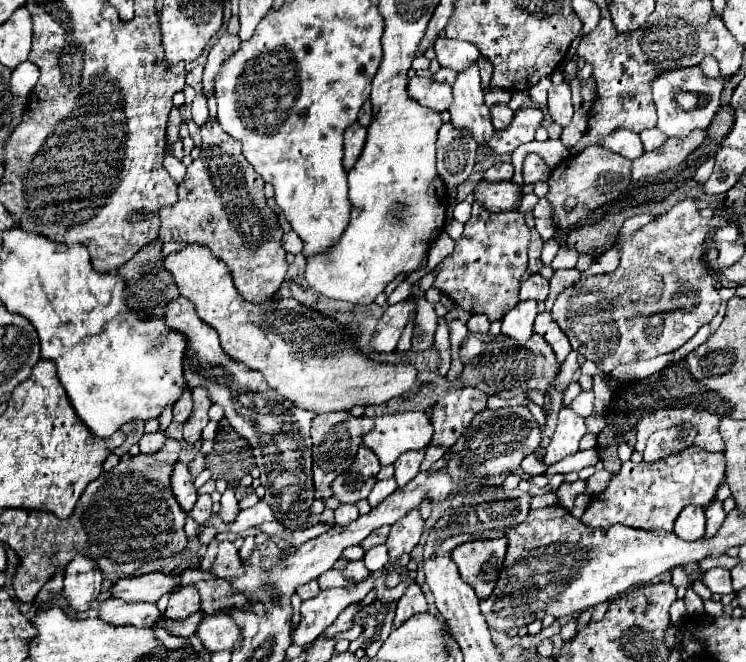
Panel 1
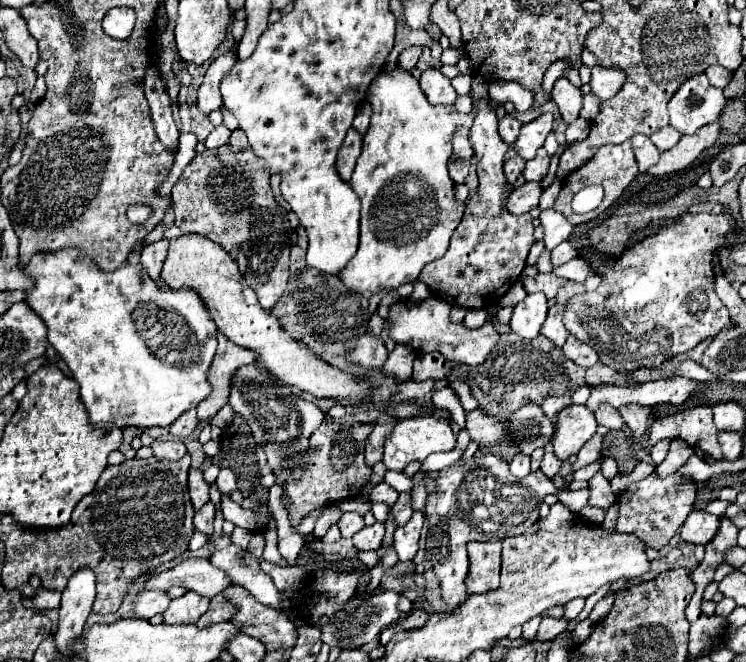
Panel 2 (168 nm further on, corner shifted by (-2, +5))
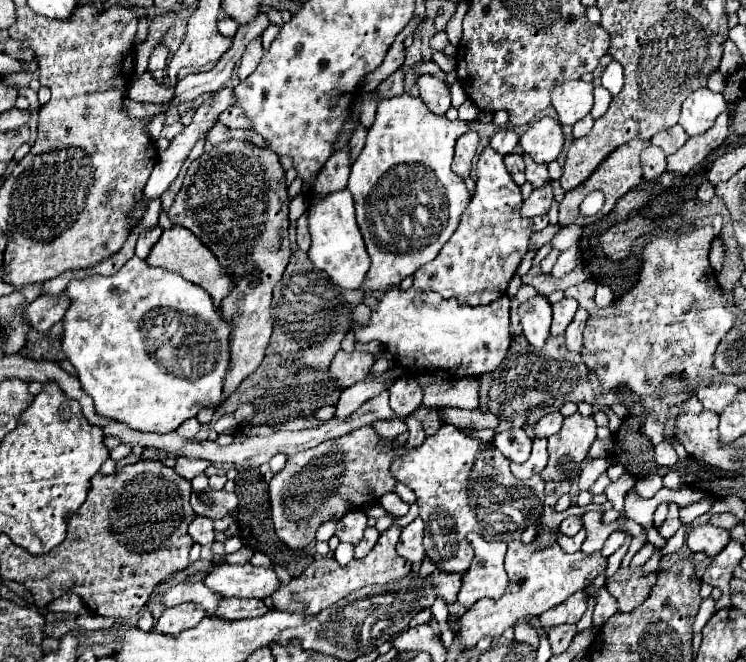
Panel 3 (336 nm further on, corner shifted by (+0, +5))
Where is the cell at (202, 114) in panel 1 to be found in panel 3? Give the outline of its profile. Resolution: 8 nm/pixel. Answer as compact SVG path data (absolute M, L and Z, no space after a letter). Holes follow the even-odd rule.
M236 106L226 108L226 110L220 114L218 120L220 120L224 126L228 126L228 128L250 128L250 126L246 126L246 118L244 118L242 110L238 110Z

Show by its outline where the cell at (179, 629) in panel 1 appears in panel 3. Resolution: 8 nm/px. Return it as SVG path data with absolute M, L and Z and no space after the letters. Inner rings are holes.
M222 598L214 616L224 620L240 620L240 618L264 616L266 612L268 606L258 598Z

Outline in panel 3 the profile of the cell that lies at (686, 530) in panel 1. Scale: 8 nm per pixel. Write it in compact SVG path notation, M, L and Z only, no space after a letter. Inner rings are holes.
M708 522L694 526L686 536L686 544L692 552L704 552L710 558L718 554L718 550L722 550L722 546L726 546L728 540L730 540L730 534L726 530L712 526Z

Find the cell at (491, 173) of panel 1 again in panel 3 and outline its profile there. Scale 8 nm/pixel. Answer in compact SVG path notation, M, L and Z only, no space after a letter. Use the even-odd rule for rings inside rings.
M506 154L504 156L504 164L512 176L512 180L522 186L526 180L524 180L524 158L522 154Z

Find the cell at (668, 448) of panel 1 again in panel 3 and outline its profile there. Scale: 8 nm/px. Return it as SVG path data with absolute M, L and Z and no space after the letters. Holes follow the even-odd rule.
M660 442L660 444L654 448L654 456L656 456L656 462L658 462L660 466L668 466L668 468L674 466L676 460L678 460L674 448L672 448L670 444L666 444L666 442Z

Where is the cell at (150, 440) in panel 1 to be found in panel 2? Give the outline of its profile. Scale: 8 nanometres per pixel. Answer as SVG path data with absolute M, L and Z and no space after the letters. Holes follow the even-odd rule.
M154 442L152 444L156 458L168 458L168 460L180 460L186 454L186 446L182 442Z

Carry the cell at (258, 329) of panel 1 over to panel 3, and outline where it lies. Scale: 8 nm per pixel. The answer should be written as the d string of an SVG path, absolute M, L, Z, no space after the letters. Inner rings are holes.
M172 226L170 230L164 230L160 240L156 242L150 258L146 258L146 262L154 268L164 268L168 272L178 272L178 274L182 274L184 280L198 284L200 288L204 288L212 296L212 302L214 302L216 308L234 288L232 278L228 274L220 274L220 272L226 272L226 270L220 266L218 258L214 258L214 254L206 246L202 246L202 242L190 230L186 230L182 226Z

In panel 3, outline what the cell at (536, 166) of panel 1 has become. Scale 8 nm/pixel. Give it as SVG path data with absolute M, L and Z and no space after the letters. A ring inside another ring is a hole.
M524 158L526 162L526 180L534 186L534 188L540 188L544 184L550 182L550 176L548 176L548 166L546 164L538 164L530 158Z

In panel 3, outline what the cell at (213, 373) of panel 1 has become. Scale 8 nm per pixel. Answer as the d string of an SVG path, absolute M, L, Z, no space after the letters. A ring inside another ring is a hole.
M158 226L152 228L152 230L142 232L138 242L136 242L136 256L138 258L146 258L150 254L150 250L154 248L154 244L160 240L160 234L162 234L162 230Z

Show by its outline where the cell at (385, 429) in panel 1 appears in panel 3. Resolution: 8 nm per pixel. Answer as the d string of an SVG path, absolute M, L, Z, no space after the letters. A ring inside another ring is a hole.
M442 424L432 436L426 436L422 446L404 450L402 456L394 458L390 472L414 490L420 518L426 524L426 556L440 560L436 568L442 572L464 574L470 568L474 550L466 544L468 532L478 532L486 540L512 542L520 540L522 530L542 514L542 476L534 474L528 480L516 480L508 460L496 446L468 438L452 424Z

